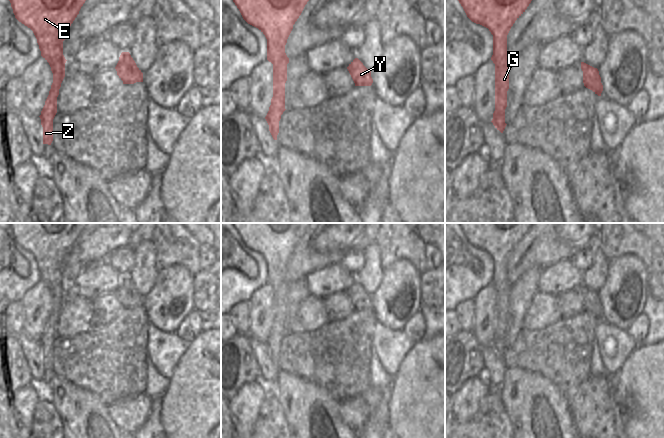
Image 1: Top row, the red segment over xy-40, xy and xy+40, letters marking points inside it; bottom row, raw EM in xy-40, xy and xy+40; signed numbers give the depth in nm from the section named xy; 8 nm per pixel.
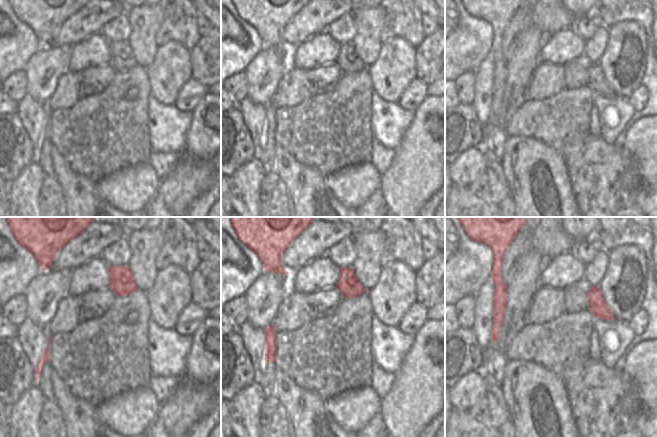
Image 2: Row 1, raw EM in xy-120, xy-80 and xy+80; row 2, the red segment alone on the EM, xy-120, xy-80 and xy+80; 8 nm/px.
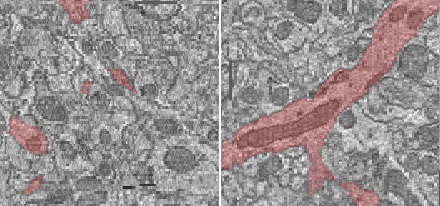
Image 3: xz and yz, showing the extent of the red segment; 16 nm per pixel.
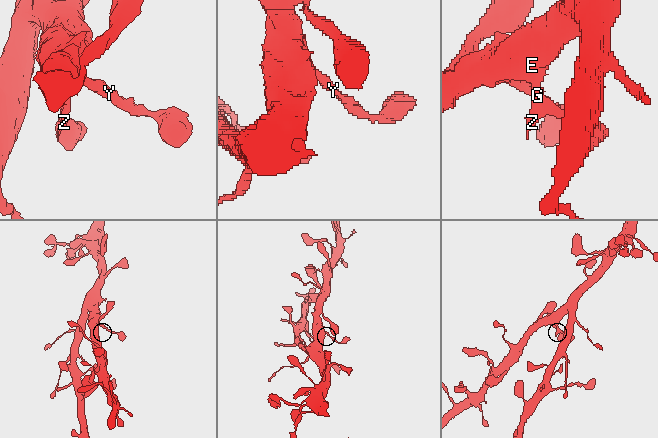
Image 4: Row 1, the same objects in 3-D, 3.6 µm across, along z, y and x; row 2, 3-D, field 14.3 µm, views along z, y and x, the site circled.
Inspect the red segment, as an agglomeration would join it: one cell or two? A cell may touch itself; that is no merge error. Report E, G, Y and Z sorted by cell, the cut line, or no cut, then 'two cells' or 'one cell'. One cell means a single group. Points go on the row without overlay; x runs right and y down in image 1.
E Y / G Z | xy+40 (509, 287), (505, 287), (501, 291), (495, 288) | two cells

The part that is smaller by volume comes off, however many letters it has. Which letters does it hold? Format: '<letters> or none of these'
G, Z

